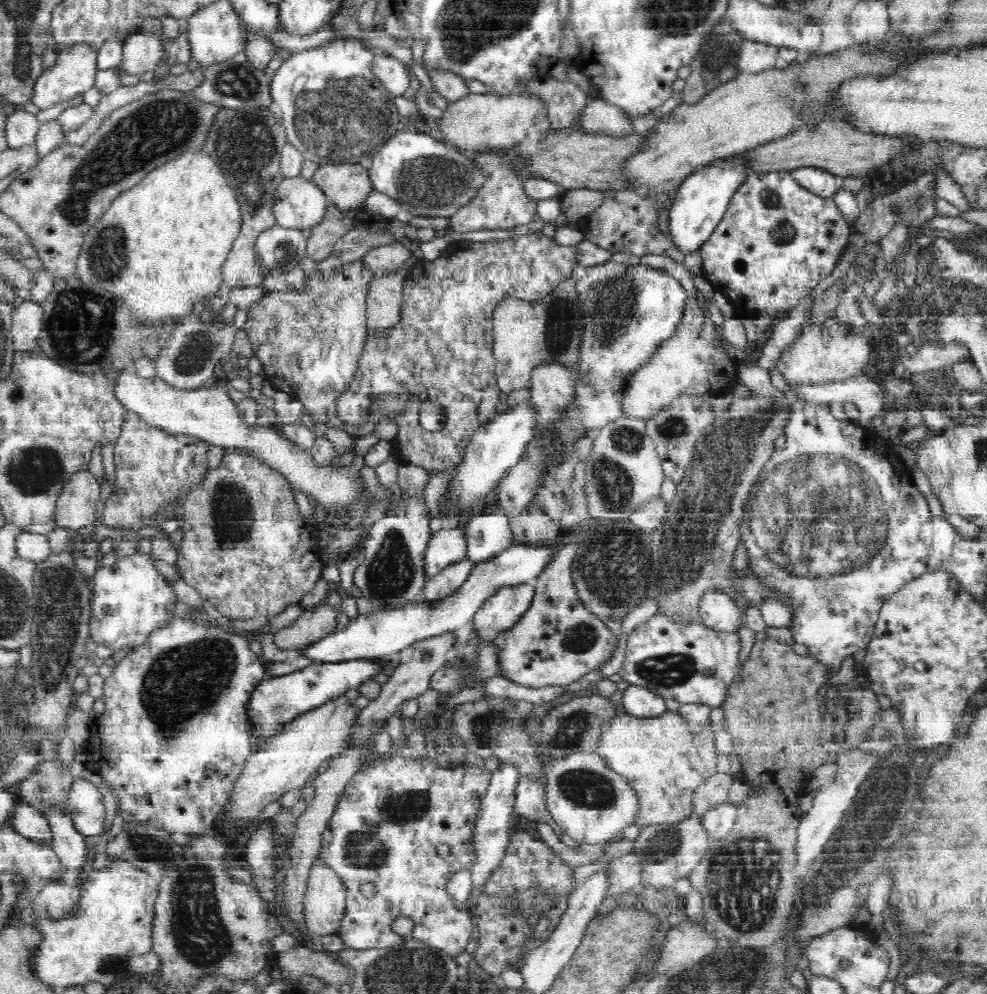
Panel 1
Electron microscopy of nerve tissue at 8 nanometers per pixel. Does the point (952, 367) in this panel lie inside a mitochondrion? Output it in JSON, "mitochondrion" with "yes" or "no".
{"mitochondrion":"no"}

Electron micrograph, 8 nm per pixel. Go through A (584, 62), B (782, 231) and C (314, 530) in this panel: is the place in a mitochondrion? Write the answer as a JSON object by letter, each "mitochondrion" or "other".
{"A":"other","B":"mitochondrion","C":"other"}

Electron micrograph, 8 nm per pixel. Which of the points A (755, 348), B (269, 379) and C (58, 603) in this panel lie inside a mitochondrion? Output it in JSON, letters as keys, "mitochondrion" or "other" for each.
{"A":"other","B":"other","C":"mitochondrion"}

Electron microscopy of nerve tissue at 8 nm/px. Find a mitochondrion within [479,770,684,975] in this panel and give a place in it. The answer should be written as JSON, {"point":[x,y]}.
{"point":[660,844]}

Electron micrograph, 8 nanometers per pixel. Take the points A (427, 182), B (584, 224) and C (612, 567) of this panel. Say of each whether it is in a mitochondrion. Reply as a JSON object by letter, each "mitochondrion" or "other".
{"A":"mitochondrion","B":"other","C":"mitochondrion"}

